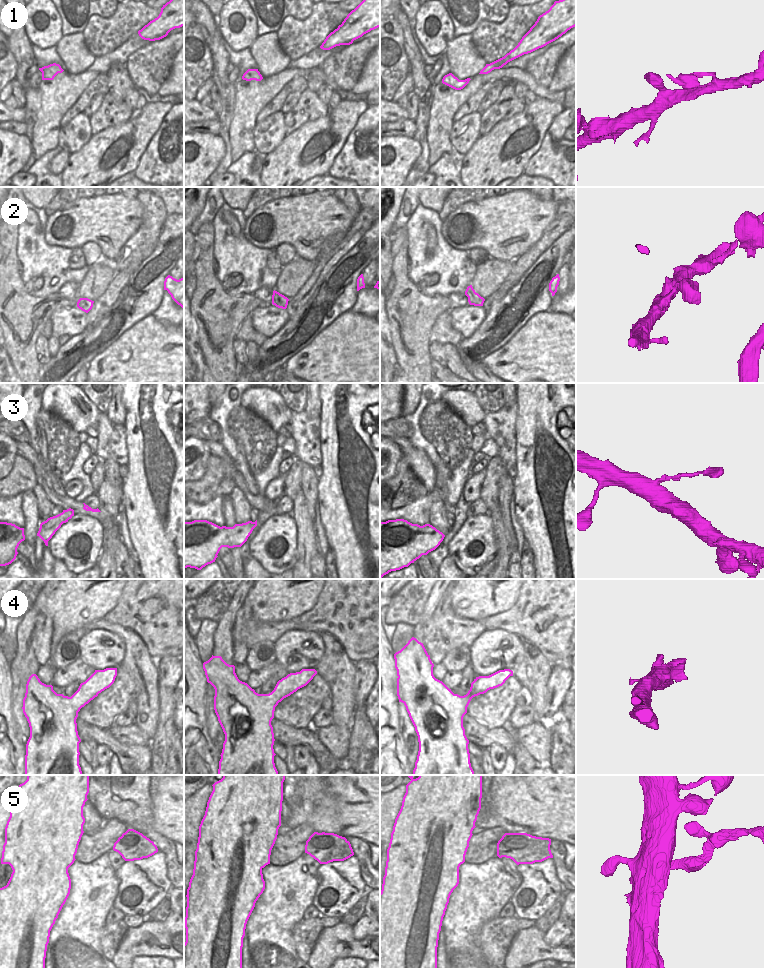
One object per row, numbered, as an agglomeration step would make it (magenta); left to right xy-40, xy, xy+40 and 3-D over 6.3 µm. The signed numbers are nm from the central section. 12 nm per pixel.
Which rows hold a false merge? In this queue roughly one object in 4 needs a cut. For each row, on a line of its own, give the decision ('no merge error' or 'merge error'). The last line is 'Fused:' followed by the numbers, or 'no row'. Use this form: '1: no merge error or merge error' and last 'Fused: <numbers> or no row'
1: no merge error
2: no merge error
3: no merge error
4: no merge error
5: merge error
Fused: 5

